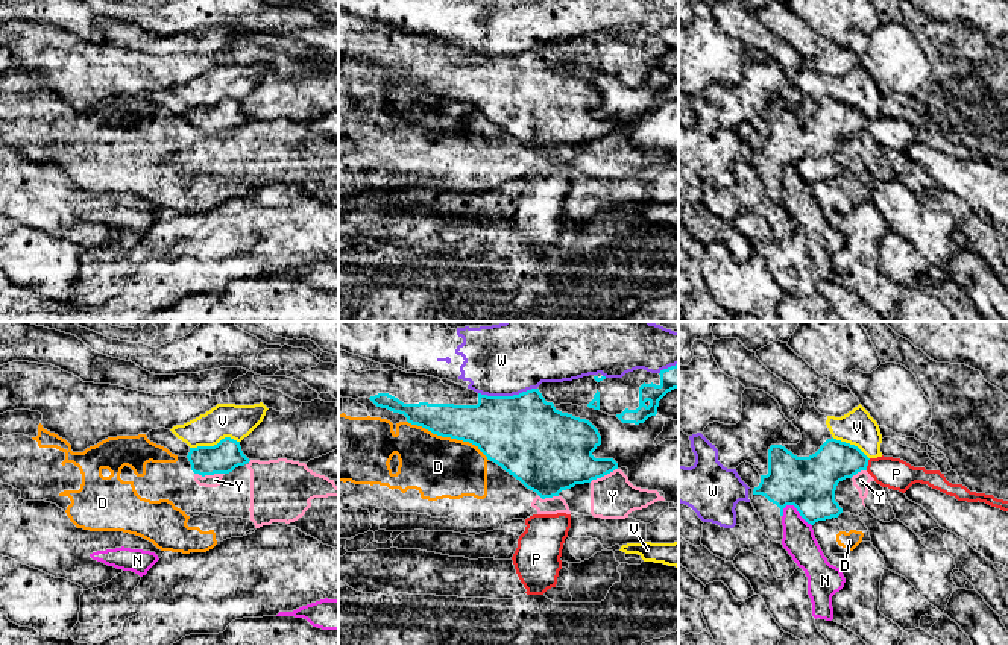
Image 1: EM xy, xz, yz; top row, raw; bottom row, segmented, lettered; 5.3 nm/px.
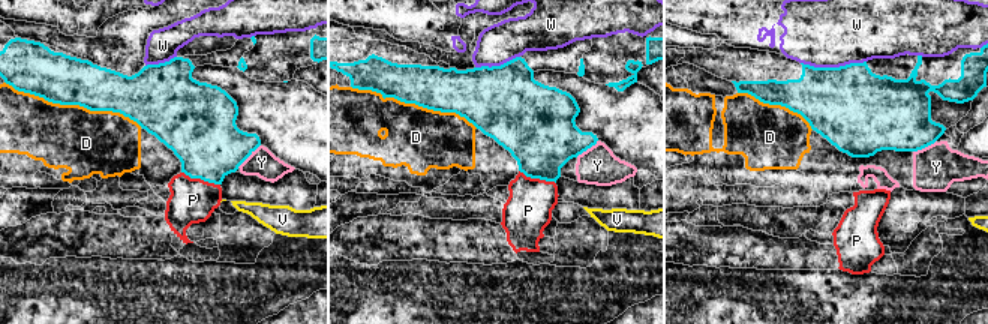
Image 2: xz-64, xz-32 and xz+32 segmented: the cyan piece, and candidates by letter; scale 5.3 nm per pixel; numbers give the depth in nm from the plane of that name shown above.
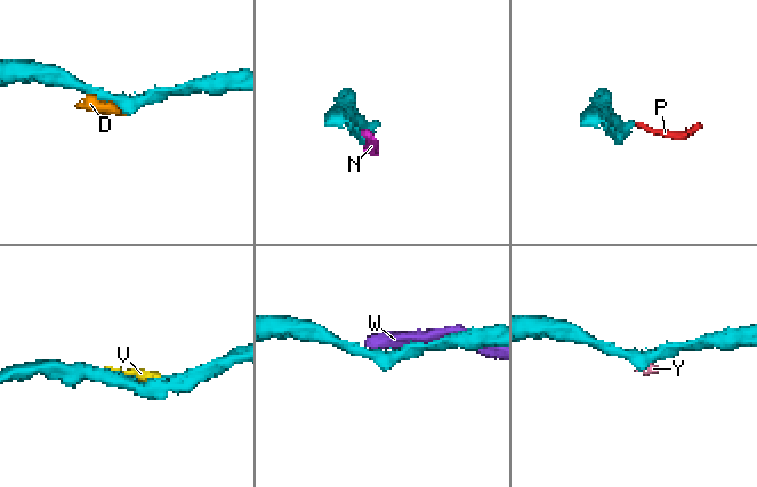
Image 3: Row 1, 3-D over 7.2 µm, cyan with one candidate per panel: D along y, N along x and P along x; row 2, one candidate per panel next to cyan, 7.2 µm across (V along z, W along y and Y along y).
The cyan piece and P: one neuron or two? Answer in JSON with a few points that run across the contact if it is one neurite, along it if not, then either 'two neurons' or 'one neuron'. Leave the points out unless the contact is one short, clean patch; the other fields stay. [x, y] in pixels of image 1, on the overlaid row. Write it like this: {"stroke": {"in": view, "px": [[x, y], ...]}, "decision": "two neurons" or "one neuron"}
{"stroke": {"in": "yz", "px": [[835, 460], [856, 460], [867, 465], [896, 474]]}, "decision": "one neuron"}

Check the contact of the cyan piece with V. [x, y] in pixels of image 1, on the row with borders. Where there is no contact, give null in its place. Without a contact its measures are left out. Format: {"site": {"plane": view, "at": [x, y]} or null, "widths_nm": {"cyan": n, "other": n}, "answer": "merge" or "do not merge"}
{"site": {"plane": "xy", "at": [214, 445]}, "widths_nm": {"cyan": 160, "other": 180}, "answer": "do not merge"}

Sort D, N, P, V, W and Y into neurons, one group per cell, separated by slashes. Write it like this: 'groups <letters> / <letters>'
groups D Y / N / P / V / W

